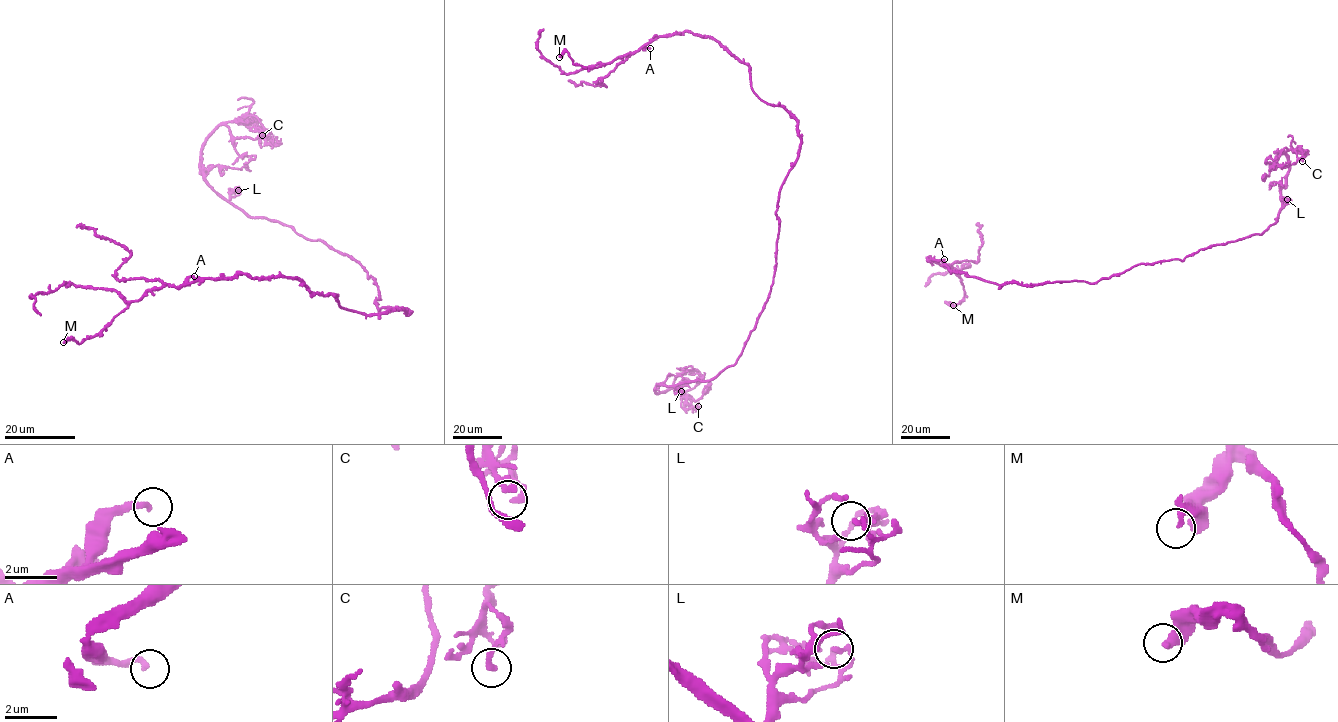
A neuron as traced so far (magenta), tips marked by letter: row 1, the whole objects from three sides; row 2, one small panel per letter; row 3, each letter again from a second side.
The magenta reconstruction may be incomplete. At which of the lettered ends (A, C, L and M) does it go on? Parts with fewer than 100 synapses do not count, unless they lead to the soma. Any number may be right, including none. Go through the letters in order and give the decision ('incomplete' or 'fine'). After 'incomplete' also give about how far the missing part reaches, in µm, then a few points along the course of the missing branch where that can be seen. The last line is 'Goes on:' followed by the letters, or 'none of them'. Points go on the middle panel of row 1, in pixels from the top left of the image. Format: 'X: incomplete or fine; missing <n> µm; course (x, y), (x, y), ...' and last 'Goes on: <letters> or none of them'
A: fine
C: fine
L: fine
M: fine
Goes on: none of them

